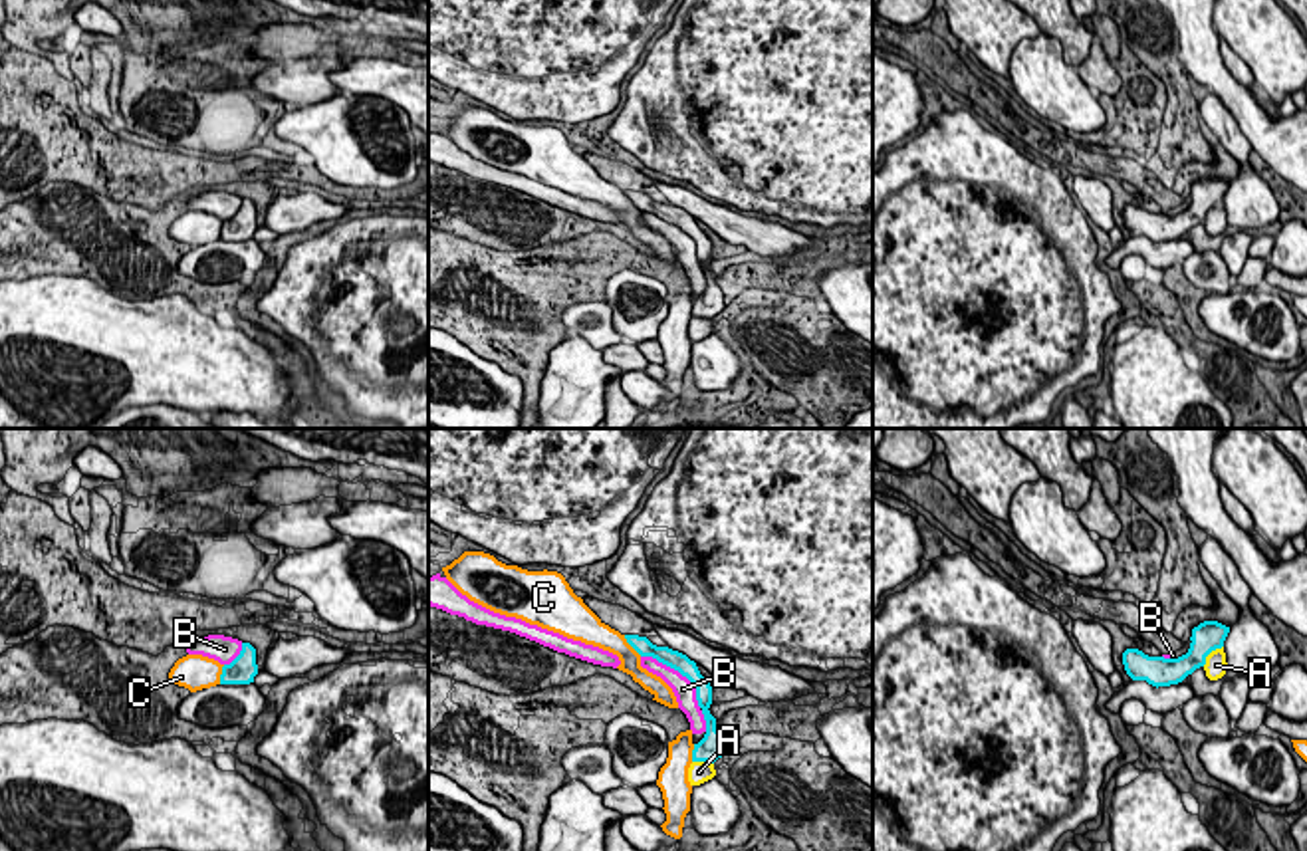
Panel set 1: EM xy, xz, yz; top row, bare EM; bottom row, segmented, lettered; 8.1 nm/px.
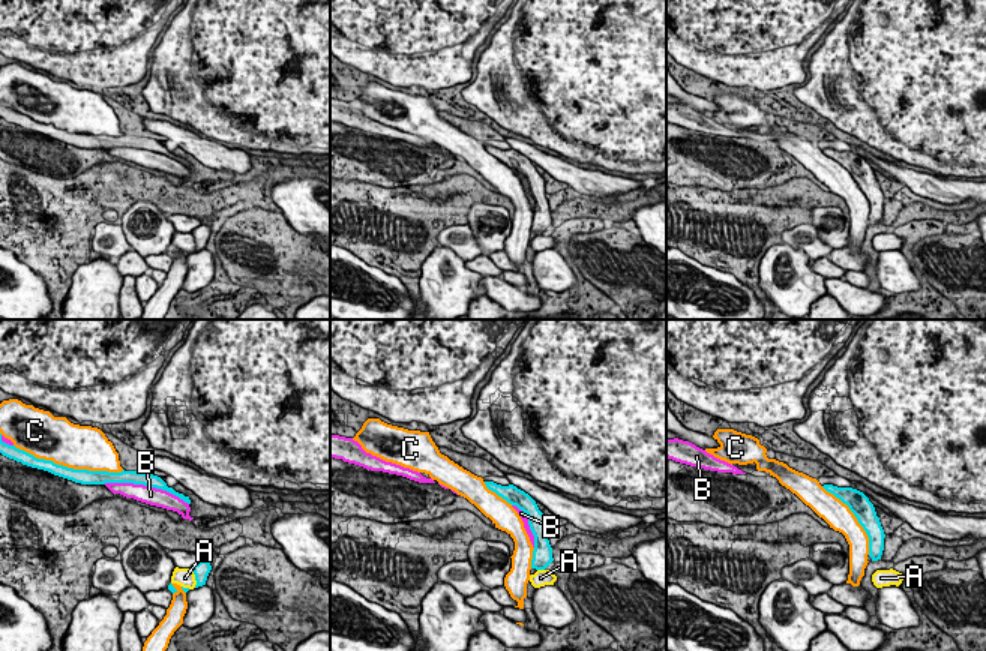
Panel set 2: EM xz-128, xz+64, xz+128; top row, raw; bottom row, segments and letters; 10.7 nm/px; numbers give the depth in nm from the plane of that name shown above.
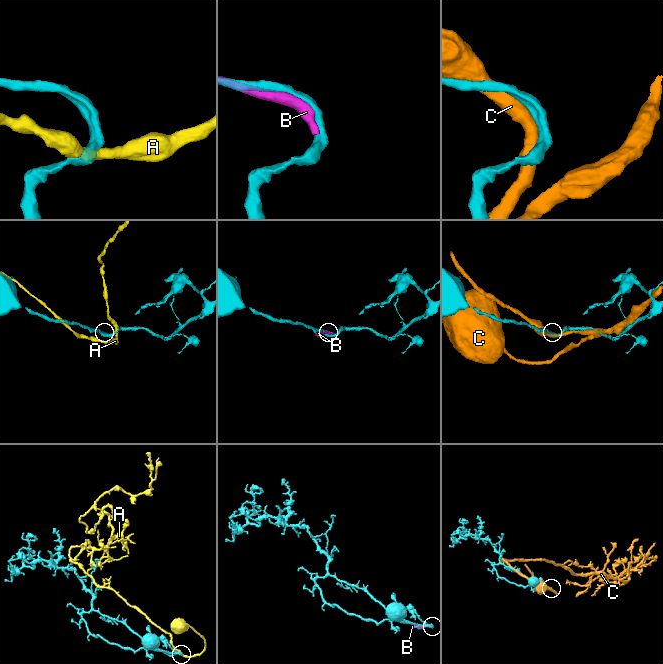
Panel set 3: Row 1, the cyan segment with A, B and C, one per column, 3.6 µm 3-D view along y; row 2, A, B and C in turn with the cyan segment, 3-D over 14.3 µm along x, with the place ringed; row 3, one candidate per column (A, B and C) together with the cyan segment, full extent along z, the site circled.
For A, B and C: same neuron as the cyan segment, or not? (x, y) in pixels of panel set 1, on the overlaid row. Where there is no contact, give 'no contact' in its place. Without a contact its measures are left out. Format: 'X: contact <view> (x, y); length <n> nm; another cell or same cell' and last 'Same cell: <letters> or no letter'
A: contact yz (1210, 651); length 240 nm; another cell
B: contact xz (679, 671); length 650 nm; another cell
C: contact xz (631, 645); length 240 nm; another cell
Same cell: no letter

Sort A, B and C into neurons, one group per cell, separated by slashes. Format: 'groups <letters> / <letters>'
groups A / B / C

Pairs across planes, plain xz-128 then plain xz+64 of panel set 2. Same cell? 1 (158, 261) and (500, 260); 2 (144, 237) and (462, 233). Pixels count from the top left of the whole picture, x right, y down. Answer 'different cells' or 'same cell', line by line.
1: same cell
2: different cells

